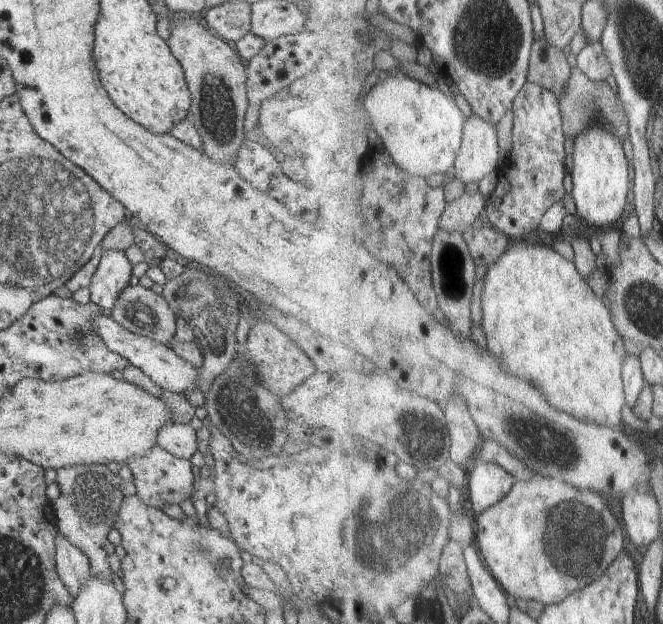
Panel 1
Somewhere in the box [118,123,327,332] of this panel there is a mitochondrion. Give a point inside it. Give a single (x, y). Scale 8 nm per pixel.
(199, 295)

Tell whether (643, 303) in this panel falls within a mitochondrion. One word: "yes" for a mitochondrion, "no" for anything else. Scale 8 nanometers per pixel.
yes

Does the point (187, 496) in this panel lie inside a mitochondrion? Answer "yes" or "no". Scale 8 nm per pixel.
no

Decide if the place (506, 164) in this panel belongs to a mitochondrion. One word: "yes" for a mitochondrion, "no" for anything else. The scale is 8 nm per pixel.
no

